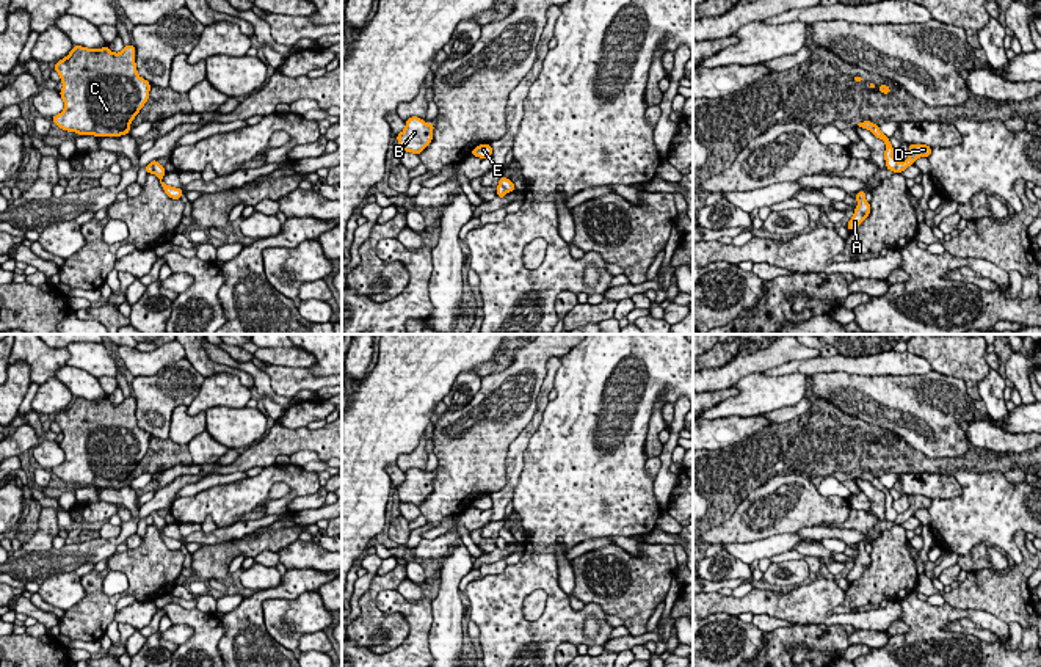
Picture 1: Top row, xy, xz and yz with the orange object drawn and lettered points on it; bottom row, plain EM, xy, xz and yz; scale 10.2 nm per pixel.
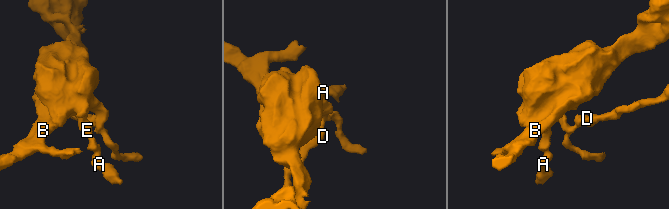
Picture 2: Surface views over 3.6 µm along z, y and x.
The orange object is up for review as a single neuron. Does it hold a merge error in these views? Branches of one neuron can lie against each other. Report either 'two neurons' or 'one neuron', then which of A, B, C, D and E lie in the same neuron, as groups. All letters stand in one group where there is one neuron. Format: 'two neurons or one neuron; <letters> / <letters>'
two neurons; A B C E / D

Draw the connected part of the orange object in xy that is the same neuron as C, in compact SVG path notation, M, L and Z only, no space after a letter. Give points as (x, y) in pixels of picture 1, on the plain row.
M133 395L119 405L108 397L74 397L53 421L63 433L64 461L52 474L67 483L99 490L125 487L149 450L151 435L136 424Z

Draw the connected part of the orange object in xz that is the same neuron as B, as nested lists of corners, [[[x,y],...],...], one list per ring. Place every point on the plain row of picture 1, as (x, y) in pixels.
[[[417,468],[406,472],[406,479],[397,487],[400,502],[420,505],[433,491],[434,476],[426,476]]]

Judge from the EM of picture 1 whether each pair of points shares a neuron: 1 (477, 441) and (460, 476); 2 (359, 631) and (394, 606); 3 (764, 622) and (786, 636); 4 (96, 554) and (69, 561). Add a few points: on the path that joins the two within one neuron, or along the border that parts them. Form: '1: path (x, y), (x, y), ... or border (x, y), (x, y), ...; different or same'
1: path (471, 449), (467, 468); same
2: border (383, 589), (377, 606), (408, 623), (395, 648); different
3: border (790, 623), (764, 633); different
4: path (90, 554), (76, 554); same

